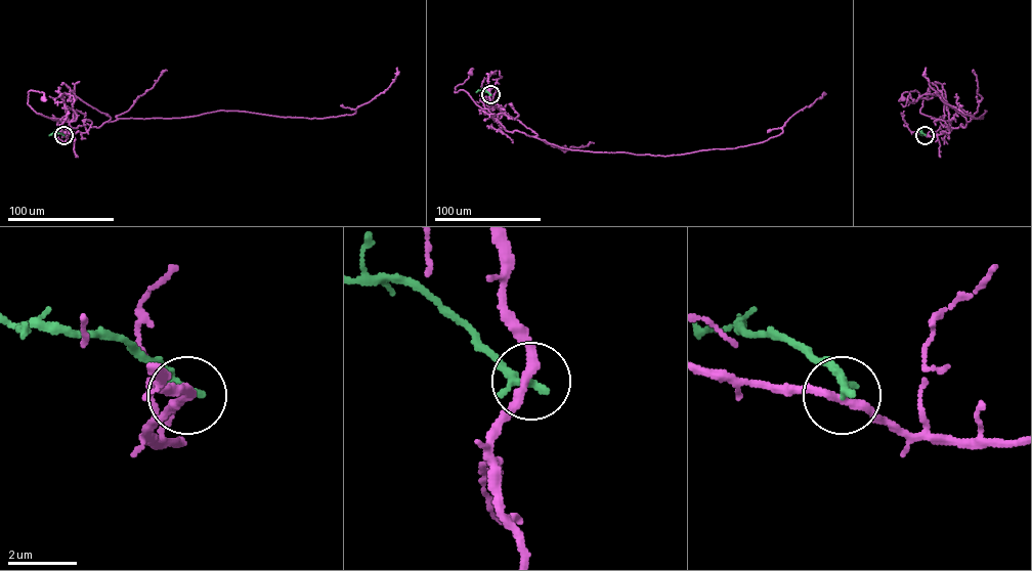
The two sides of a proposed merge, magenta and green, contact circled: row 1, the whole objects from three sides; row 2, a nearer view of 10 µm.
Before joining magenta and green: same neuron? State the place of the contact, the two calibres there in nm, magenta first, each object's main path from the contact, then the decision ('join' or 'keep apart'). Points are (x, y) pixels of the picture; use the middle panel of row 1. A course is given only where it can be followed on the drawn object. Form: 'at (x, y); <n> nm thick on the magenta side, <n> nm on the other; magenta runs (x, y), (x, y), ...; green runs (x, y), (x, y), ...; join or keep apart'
at (490, 94); 240 nm thick on the magenta side, 280 nm on the other; magenta runs (490, 94), (489, 102), (498, 104), (501, 112), (497, 119), (463, 89), (455, 92), (469, 72); green runs (490, 94), (482, 90), (476, 92); keep apart

